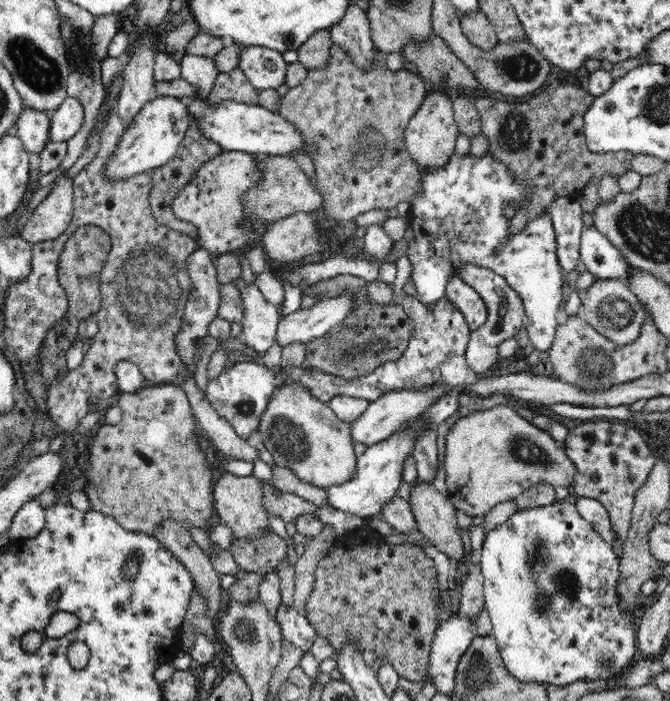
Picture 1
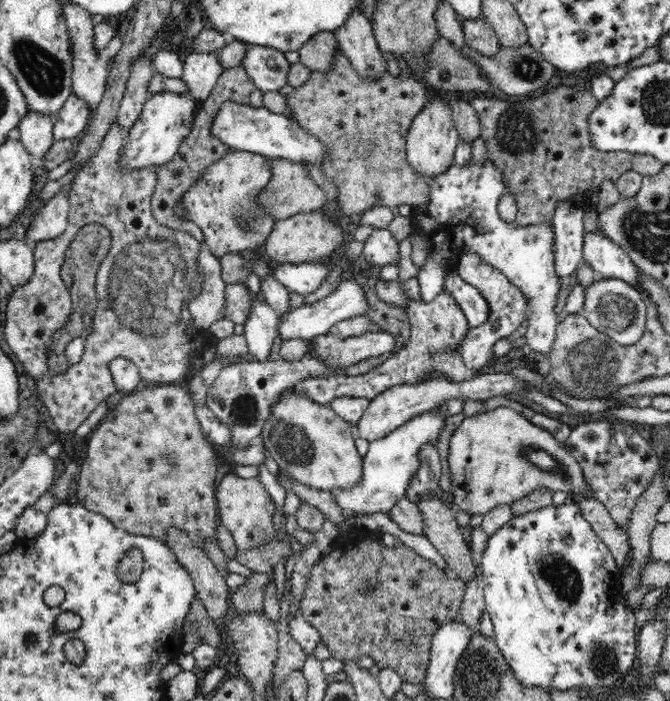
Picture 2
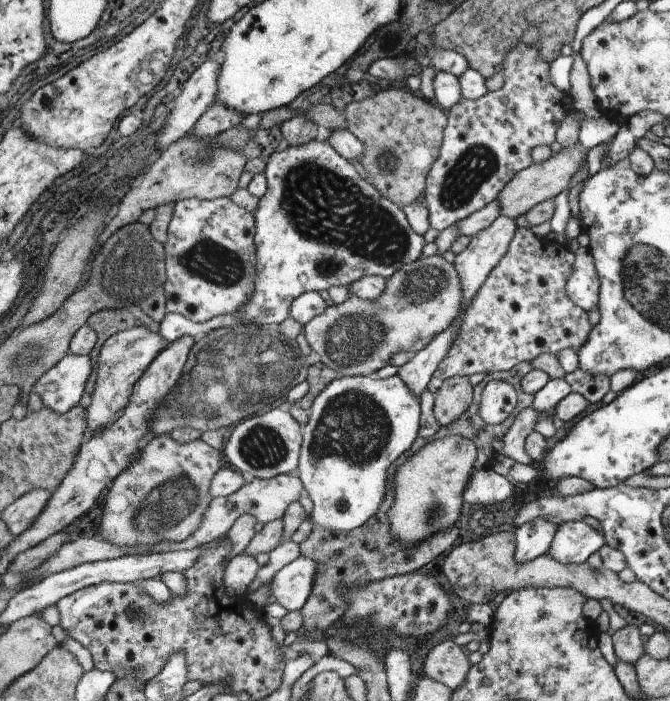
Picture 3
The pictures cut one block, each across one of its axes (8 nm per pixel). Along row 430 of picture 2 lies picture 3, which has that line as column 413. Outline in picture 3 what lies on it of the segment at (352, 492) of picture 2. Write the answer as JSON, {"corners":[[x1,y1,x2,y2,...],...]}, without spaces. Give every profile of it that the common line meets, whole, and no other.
{"corners":[[345,376,327,384,313,400,309,410,309,420,303,426,303,452,299,454,299,466,295,476,303,482,305,492,313,500,313,510,307,520,319,526,323,534,341,534,359,530,369,518,379,514,383,498,387,496,387,484,391,482,393,466,401,460,401,454,411,448,419,434,421,422,421,402,419,396,403,384,399,376,391,378,367,378,367,376]]}

